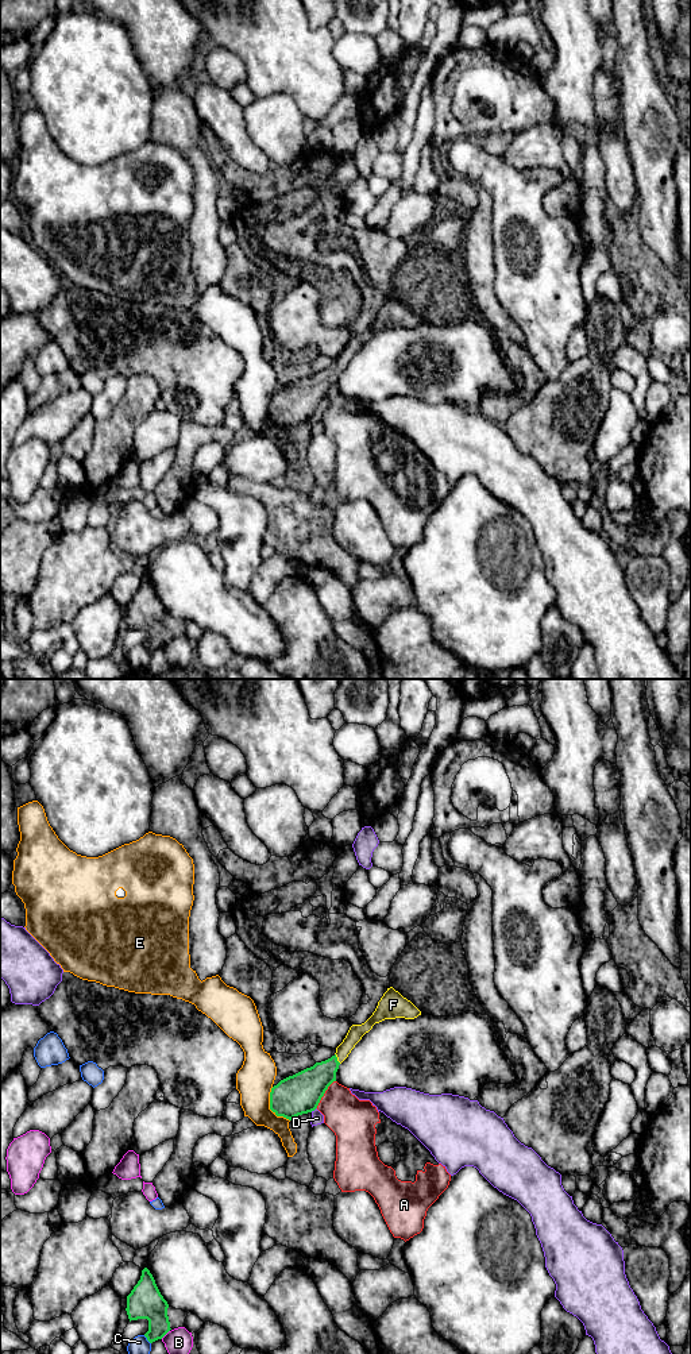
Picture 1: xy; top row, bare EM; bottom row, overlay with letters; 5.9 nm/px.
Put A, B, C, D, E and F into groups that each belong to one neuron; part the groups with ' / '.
A / B / C / D / E / F

